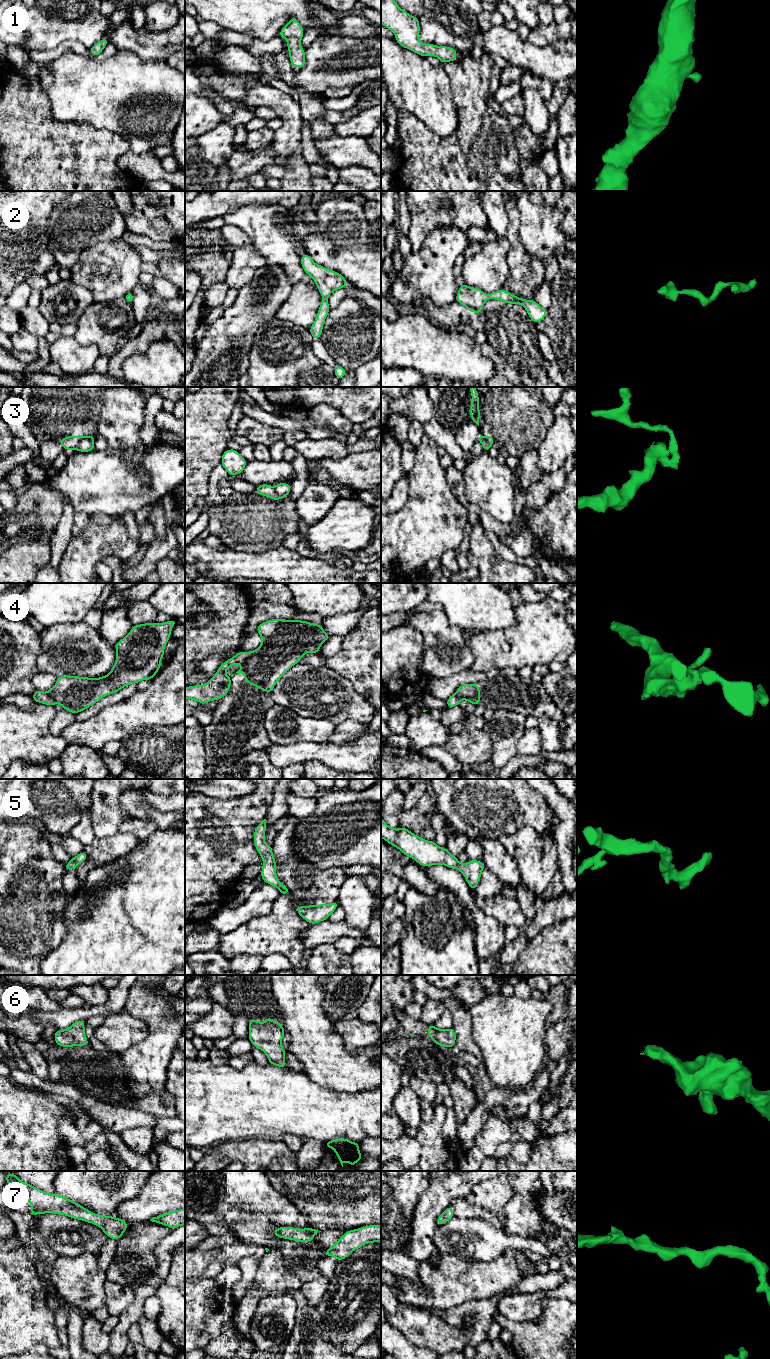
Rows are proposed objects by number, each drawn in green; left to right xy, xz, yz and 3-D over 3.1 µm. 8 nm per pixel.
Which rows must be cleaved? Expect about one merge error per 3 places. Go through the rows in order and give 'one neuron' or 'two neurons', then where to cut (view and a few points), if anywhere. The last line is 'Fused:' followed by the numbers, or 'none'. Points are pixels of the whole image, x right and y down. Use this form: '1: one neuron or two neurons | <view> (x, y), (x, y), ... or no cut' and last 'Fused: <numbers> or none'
1: one neuron | no cut
2: one neuron | no cut
3: two neurons | xz (273, 487), (282, 498)
4: two neurons | xz (255, 650), (250, 657), (240, 663)
5: one neuron | no cut
6: one neuron | no cut
7: one neuron | no cut
Fused: 3, 4

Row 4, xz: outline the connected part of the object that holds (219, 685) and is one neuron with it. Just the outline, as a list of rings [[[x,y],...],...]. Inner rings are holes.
[[[255,650],[249,652],[239,651],[234,657],[227,659],[216,671],[209,682],[202,685],[185,687],[185,699],[199,703],[207,703],[224,697],[230,690],[231,679],[226,675],[226,670],[235,664],[241,664],[251,658]]]

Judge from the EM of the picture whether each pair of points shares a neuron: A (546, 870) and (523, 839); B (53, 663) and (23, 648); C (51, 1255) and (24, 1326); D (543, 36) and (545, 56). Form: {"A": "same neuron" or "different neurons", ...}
{"A": "same neuron", "B": "different neurons", "C": "different neurons", "D": "different neurons"}

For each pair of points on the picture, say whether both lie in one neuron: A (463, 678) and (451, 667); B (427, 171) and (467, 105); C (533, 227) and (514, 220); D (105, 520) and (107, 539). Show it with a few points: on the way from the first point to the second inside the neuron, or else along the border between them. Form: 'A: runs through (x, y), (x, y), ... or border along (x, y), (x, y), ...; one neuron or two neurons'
A: border along (470, 667), (448, 676), (434, 677); two neurons
B: runs through (443, 155), (467, 131), (467, 121); one neuron
C: border along (515, 201), (520, 214), (520, 240), (524, 245); two neurons
D: border along (114, 516), (104, 527), (97, 527), (90, 521); two neurons

